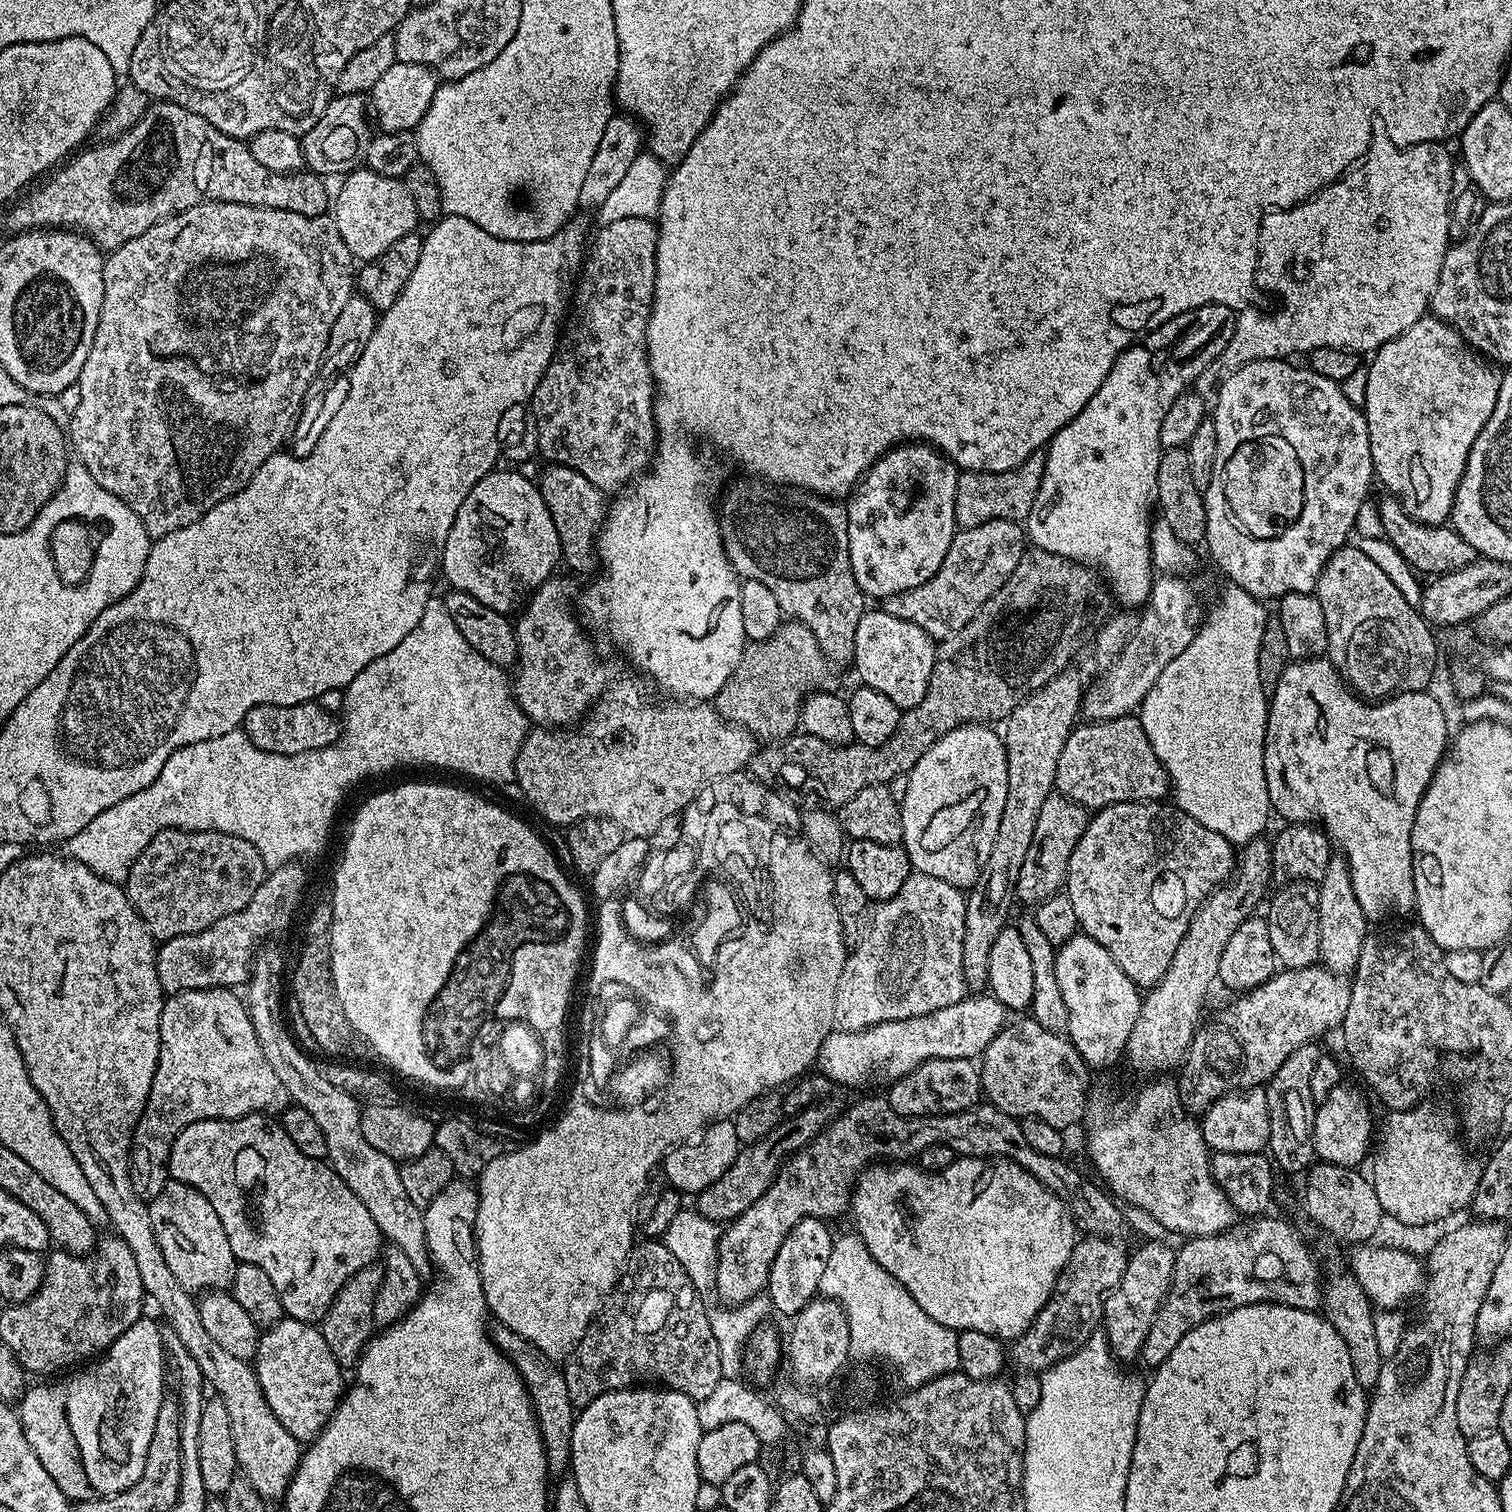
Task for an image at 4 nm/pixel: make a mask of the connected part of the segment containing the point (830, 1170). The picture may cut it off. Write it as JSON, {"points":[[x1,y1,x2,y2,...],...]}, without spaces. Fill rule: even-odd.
{"points":[[887,1099,860,1100,857,1104,850,1105,849,1108,847,1105,840,1115,831,1120,801,1152,789,1156,786,1163,780,1167,780,1172,774,1178,770,1190,766,1190,766,1194,762,1194,762,1198,758,1198,758,1202,754,1202,750,1210,743,1212,737,1220,731,1221,721,1231,716,1251,715,1295,720,1295,724,1299,721,1301,728,1306,746,1304,754,1297,761,1295,767,1289,768,1275,774,1256,778,1254,778,1246,786,1242,786,1234,790,1234,790,1230,794,1230,798,1222,802,1222,807,1216,828,1222,831,1221,831,1216,840,1216,843,1212,845,1215,852,1203,853,1187,860,1173,869,1167,870,1162,879,1160,908,1162,913,1158,919,1158,922,1150,926,1150,926,1146,935,1144,948,1144,950,1150,956,1152,957,1157,978,1156,1013,1160,1034,1178,1038,1178,1038,1182,1042,1182,1046,1190,1050,1190,1064,1203,1081,1233,1105,1238,1120,1238,1124,1232,1124,1216,1120,1213,1121,1205,1095,1179,1087,1180,1074,1165,1067,1164,1060,1156,1038,1154,1038,1150,1034,1150,1034,1146,1026,1142,1021,1121,1015,1116,998,1110,993,1104,981,1102,965,1112,947,1112,944,1116,903,1116,888,1105]]}

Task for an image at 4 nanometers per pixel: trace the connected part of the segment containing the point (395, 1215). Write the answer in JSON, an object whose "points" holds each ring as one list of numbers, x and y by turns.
{"points":[[263,945,253,956,253,964,250,969,249,979,246,984,248,988,244,993,244,1001,248,1010,248,1016,251,1018,252,1029,255,1030,255,1036,258,1038,262,1046,263,1053,266,1055,267,1061,281,1079,282,1084,286,1087,289,1099,298,1104,304,1112,312,1114,316,1124,318,1124,321,1132,326,1138,327,1159,329,1165,338,1174,346,1186,354,1191,361,1199,366,1210,369,1210,370,1216,374,1218,375,1224,378,1226,381,1235,393,1246,402,1250,406,1254,406,1258,414,1265,421,1278,428,1277,432,1274,434,1266,431,1262,431,1256,428,1253,428,1245,425,1242,425,1220,423,1209,420,1209,407,1197,405,1188,403,1187,399,1163,382,1154,380,1150,376,1150,374,1146,367,1142,363,1137,361,1124,361,1103,355,1096,346,1094,340,1087,331,1085,325,1077,322,1076,319,1065,312,1062,296,1044,285,1020,282,1010,282,972,284,970,284,960,279,950,270,946]]}

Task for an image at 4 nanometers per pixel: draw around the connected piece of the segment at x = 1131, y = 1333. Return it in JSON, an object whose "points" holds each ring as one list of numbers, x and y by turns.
{"points":[[1160,1240,1146,1241,1136,1253,1133,1251,1129,1255,1128,1265,1118,1286,1111,1296,1104,1300,1102,1328,1107,1335,1108,1345,1112,1348,1112,1354,1117,1360,1135,1361,1139,1357,1142,1346,1146,1342,1146,1334,1155,1322,1164,1300,1168,1297,1174,1278,1176,1253,1175,1247,1171,1248]]}

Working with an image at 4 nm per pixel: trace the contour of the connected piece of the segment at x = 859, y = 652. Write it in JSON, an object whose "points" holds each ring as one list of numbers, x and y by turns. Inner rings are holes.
{"points":[[882,610,865,611,864,617,858,622,858,630,854,634,854,654,852,655,854,661,854,669,860,675,859,683,866,688,873,688,882,694,886,694,886,698,890,698,890,702,894,702,901,710,907,710,918,706,918,702,922,702,922,698,926,694,926,686,930,682,930,670,934,670,934,662,936,661,936,644,932,637,926,634,926,630,922,630,922,626,914,626,914,622,906,622,906,618,894,618,894,614,886,614]]}

